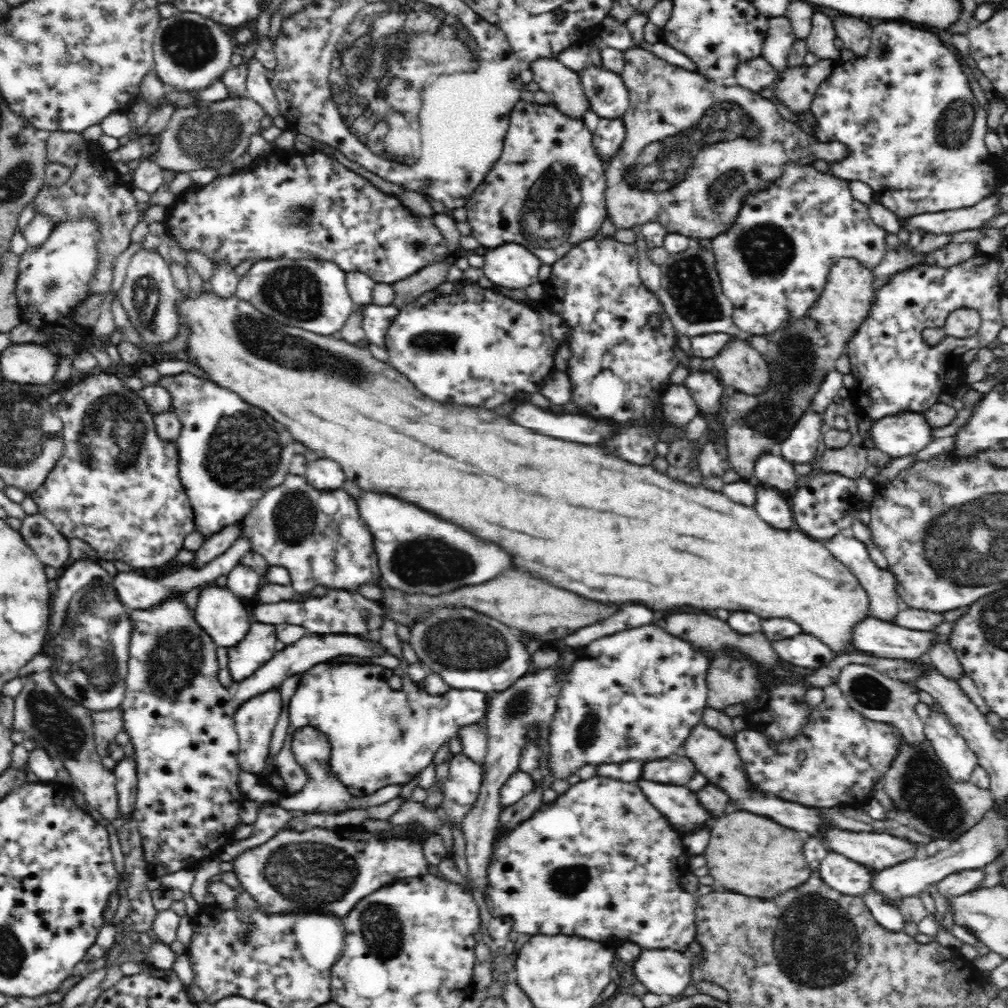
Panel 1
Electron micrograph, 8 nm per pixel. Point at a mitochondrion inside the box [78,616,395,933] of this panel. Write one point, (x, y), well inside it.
(299, 871)

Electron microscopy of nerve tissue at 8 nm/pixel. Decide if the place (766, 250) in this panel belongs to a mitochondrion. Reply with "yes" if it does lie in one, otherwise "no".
yes

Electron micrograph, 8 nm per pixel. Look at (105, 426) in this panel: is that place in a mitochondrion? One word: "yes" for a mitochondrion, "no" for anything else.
yes

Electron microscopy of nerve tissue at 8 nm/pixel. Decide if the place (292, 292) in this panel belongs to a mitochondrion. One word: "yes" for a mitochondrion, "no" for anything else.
yes

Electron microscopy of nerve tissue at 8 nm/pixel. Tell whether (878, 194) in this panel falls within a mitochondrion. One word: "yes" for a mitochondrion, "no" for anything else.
no

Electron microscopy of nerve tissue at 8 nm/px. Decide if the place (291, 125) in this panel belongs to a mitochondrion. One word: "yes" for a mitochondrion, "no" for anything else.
no

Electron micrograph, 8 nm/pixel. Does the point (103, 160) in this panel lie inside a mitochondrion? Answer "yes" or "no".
no

